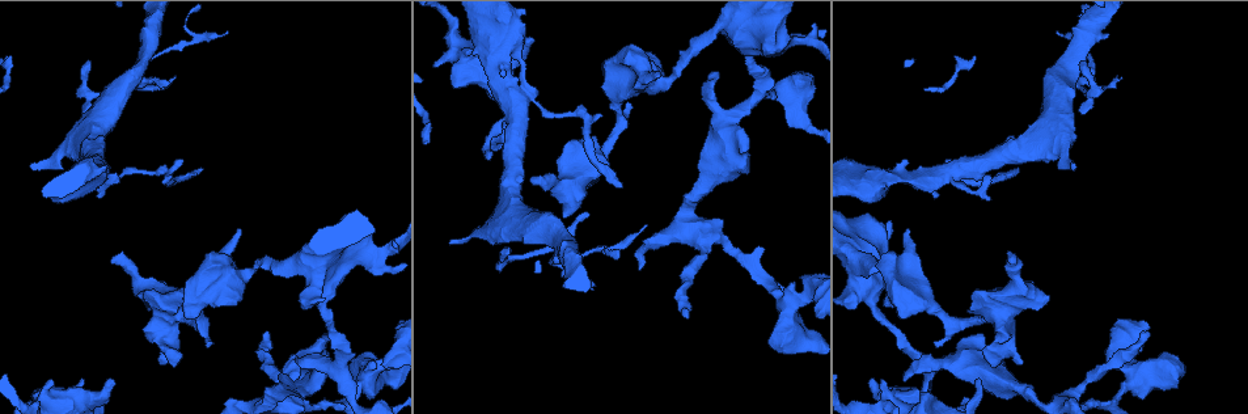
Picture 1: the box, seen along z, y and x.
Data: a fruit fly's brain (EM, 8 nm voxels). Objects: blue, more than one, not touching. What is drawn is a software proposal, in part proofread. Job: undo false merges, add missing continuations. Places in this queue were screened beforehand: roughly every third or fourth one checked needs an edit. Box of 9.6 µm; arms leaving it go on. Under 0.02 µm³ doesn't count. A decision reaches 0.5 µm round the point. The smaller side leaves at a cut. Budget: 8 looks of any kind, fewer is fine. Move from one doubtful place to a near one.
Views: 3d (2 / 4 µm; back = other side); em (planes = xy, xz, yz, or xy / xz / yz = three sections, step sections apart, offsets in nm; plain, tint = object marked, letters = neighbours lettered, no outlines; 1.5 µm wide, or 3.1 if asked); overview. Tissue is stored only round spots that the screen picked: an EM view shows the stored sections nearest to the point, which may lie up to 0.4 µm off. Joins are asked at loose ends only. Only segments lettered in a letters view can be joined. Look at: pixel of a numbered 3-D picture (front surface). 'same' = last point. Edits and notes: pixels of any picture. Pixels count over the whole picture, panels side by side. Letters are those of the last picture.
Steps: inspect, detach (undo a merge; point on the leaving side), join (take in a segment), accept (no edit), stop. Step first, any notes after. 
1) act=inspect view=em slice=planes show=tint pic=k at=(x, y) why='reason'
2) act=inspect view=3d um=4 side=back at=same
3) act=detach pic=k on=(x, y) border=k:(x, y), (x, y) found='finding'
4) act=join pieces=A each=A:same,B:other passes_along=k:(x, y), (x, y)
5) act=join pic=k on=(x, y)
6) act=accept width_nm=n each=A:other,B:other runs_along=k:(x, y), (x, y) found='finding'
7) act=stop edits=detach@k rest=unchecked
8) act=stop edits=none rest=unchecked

act=inspect view=3d um=4 pic=1 at=(909, 231) why='an open end'

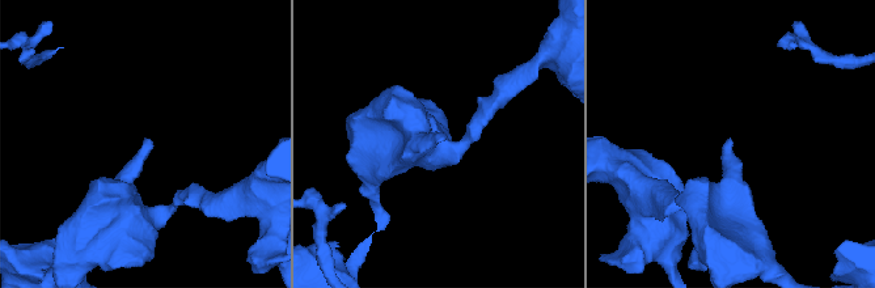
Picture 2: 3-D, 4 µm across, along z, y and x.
act=inspect view=em slice=xz step=4 show=tint pic=2 at=(149, 140) why='need the tissue'

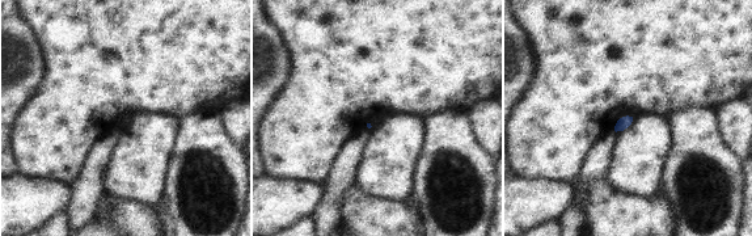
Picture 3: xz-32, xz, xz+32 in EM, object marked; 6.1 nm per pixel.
act=inspect view=em slice=planes show=letters at=same

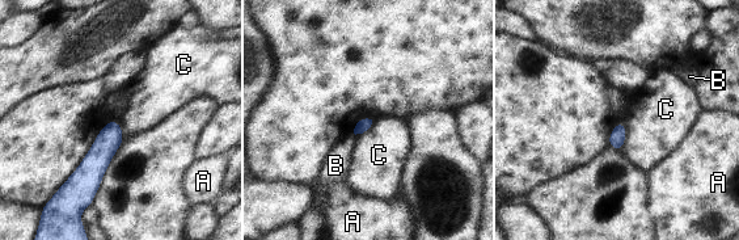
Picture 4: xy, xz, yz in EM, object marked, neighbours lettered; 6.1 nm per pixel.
act=accept each=A:other,B:other,C:other found='none of them fits'

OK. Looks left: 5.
act=inspect view=3d um=4 pic=1 at=(85, 92) why='sharp bend'

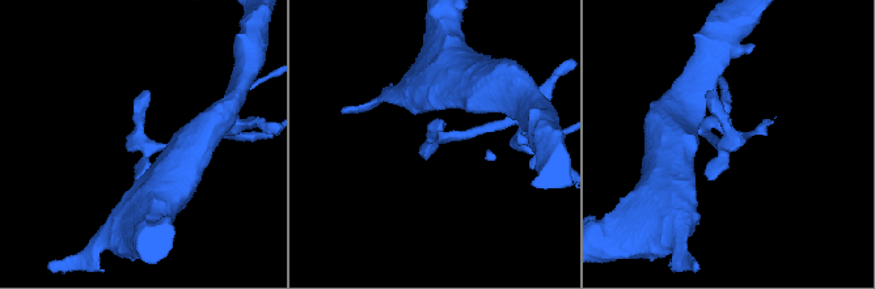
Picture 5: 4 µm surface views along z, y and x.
act=inspect view=em slice=xz step=8 show=tint pic=5 at=(436, 140) why='shape alone is not enough'

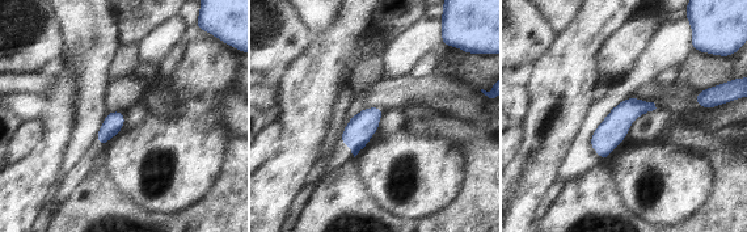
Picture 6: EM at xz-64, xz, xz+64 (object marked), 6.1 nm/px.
act=inspect view=em slice=xy step=8 show=letters at=same

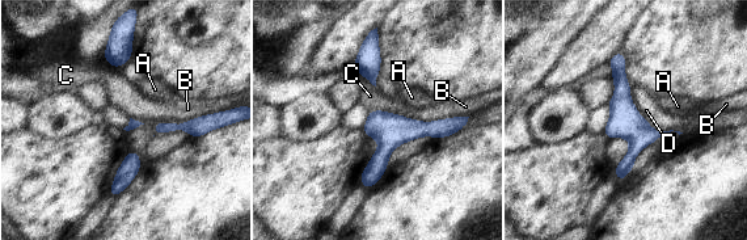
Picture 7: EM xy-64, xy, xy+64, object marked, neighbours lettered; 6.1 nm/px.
act=accept longest_contact=C:420nm each=A:other,B:other,C:other,D:other border=7:(631, 87), (631, 100), (648, 121) found='continuous, no second neuron'

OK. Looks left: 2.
act=stop edits=none rest=unchecked

